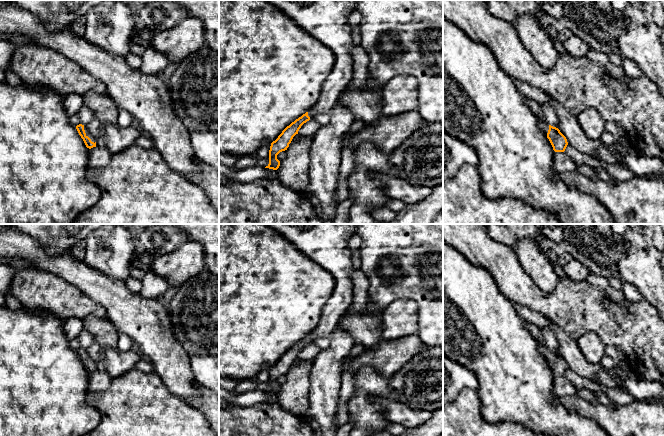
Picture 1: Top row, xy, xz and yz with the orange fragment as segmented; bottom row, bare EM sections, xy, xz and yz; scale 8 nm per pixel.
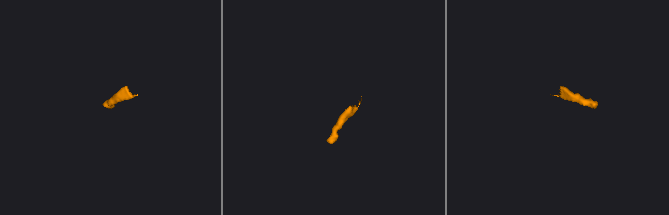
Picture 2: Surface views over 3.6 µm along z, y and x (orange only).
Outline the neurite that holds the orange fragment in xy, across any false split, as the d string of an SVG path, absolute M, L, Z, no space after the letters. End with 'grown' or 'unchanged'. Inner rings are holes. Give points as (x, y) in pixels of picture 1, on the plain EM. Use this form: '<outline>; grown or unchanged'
M79 348L76 350L76 353L81 362L83 363L87 372L91 373L93 371L96 371L96 362L91 359L86 349Z; grown

